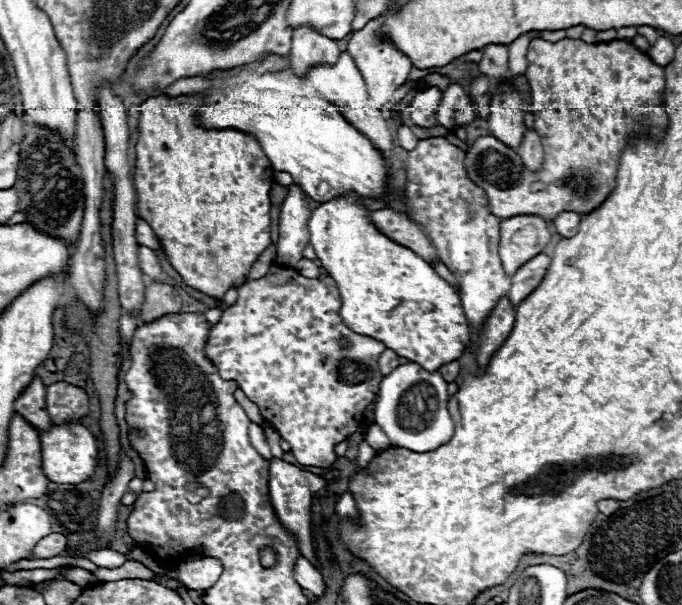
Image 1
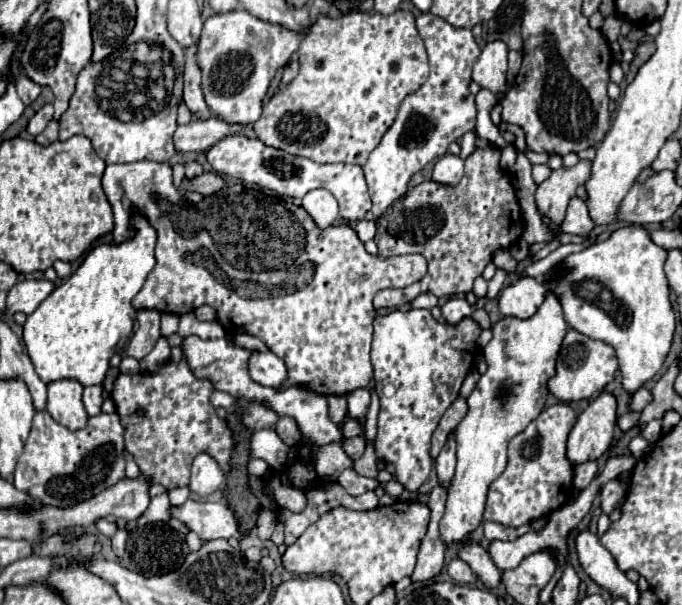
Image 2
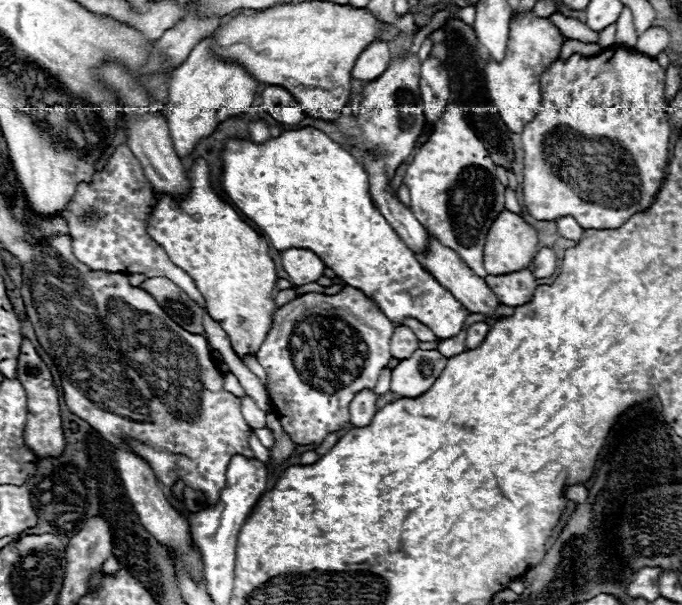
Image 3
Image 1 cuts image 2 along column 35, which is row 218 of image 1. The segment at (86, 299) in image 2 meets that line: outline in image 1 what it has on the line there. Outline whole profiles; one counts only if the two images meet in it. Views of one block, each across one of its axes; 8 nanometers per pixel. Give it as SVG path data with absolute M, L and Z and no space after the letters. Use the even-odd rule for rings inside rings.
M354 196L334 198L314 208L308 222L310 244L314 246L322 268L328 270L338 286L342 298L340 316L344 324L356 334L370 336L382 342L386 348L394 350L398 356L420 364L428 372L436 372L440 366L458 360L468 346L468 324L462 312L460 294L416 252L388 240L382 232L378 232L368 220L368 214L370 210L366 210L362 200Z

